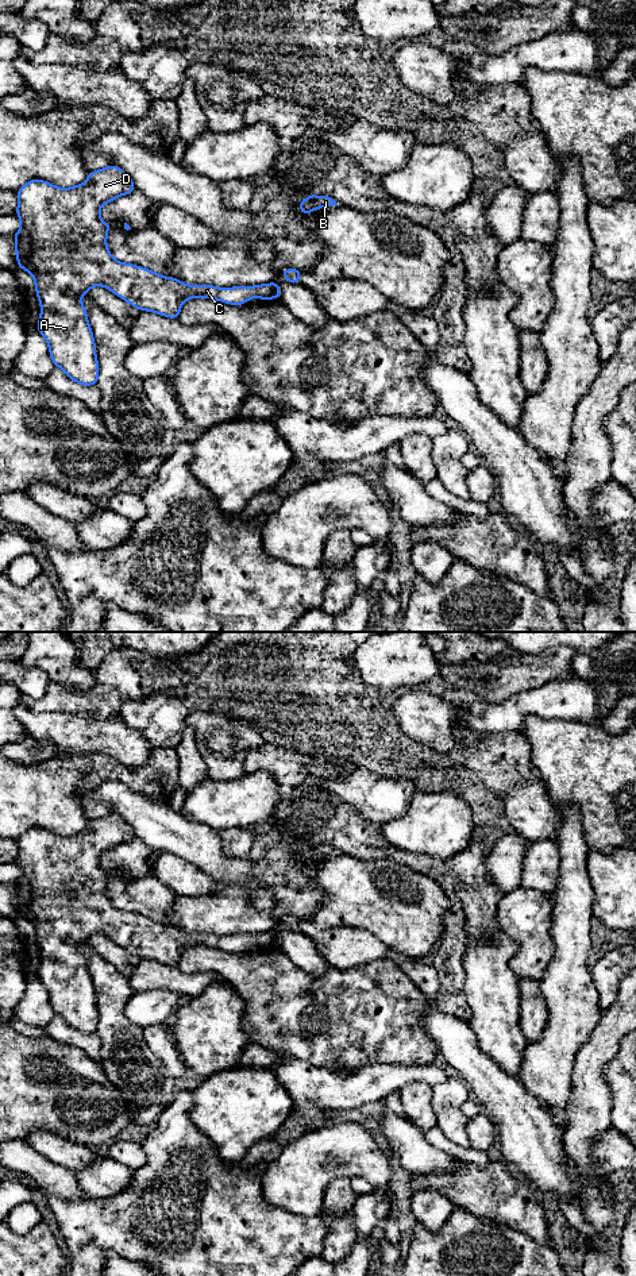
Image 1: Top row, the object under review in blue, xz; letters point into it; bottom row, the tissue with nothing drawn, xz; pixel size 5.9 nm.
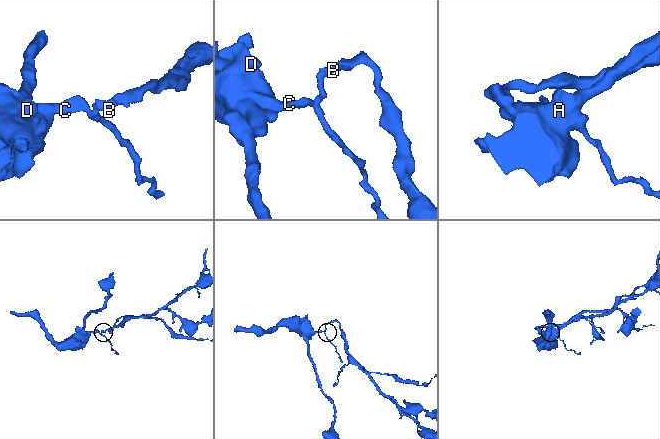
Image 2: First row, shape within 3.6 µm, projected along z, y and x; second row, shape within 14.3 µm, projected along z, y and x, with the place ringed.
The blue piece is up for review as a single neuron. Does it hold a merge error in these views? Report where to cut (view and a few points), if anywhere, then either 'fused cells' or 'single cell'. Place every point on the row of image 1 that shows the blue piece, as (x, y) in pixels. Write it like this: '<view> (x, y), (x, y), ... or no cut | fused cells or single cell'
xz (272, 284), (273, 297) | fused cells

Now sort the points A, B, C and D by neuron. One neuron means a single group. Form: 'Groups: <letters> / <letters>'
Groups: A C D / B

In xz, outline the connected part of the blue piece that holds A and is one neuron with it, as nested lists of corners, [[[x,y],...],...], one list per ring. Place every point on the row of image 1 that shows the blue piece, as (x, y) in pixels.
[[[113,165],[89,171],[86,181],[77,186],[63,189],[43,180],[30,180],[18,190],[16,215],[20,219],[20,230],[14,235],[15,250],[18,267],[34,277],[35,293],[41,302],[36,329],[49,344],[54,366],[61,367],[70,379],[81,385],[92,386],[99,379],[96,343],[86,309],[80,301],[96,285],[109,289],[139,311],[150,311],[170,319],[177,319],[182,304],[194,297],[232,305],[242,305],[253,297],[273,298],[273,284],[236,288],[186,285],[177,278],[116,261],[107,248],[111,223],[100,219],[100,208],[134,190],[132,180]]]

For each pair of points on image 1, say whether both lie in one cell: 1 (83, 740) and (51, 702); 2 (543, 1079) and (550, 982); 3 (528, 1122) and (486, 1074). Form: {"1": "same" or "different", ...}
{"1": "different", "2": "same", "3": "same"}

